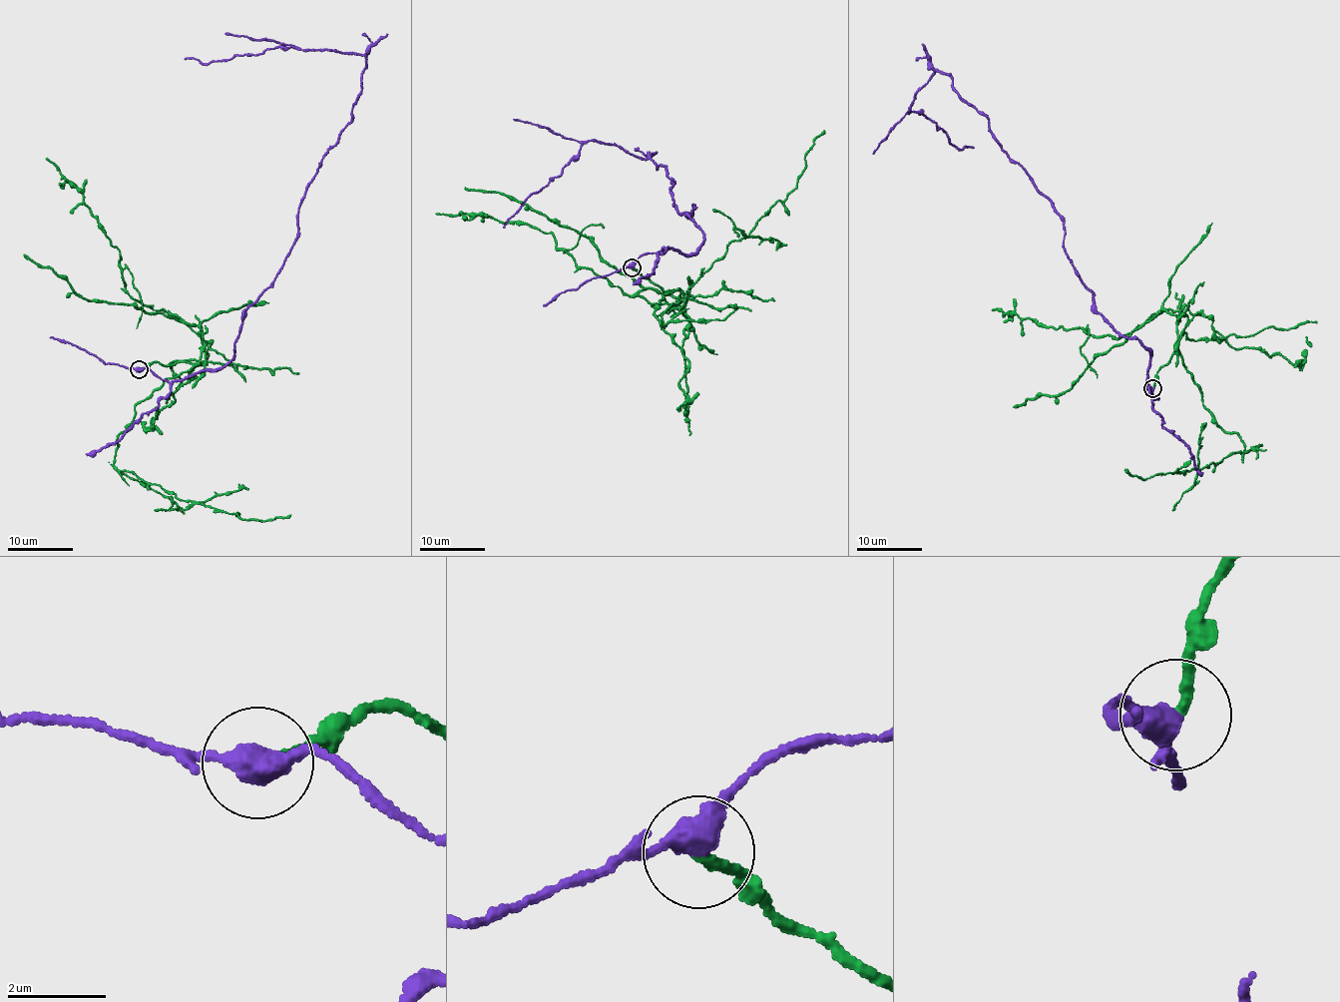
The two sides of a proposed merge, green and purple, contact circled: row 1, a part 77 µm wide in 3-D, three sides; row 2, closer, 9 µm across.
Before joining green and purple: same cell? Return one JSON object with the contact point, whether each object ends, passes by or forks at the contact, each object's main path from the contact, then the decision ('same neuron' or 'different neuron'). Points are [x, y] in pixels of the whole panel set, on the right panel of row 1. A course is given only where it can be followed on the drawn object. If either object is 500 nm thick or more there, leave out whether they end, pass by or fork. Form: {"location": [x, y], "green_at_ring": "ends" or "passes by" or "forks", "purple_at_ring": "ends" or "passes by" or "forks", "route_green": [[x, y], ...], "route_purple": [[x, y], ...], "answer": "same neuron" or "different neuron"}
{"location": [1152, 388], "green_at_ring": "ends", "purple_at_ring": "passes by", "route_green": [[1152, 388], [1175, 343], [1202, 401], [1244, 451], [1197, 473], [1140, 478], [1124, 468]], "route_purple": [[1152, 388], [1152, 354], [1096, 308], [1063, 218], [935, 71], [908, 111], [973, 147]], "answer": "different neuron"}

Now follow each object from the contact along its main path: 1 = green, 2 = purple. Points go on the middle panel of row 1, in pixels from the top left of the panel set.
1: (632, 267), (665, 289), (677, 288), (652, 305), (664, 326), (729, 244), (794, 190), (808, 150), (824, 131)
2: (632, 267), (690, 255), (704, 234), (693, 205), (673, 205), (667, 169), (620, 146), (590, 140), (503, 228)

